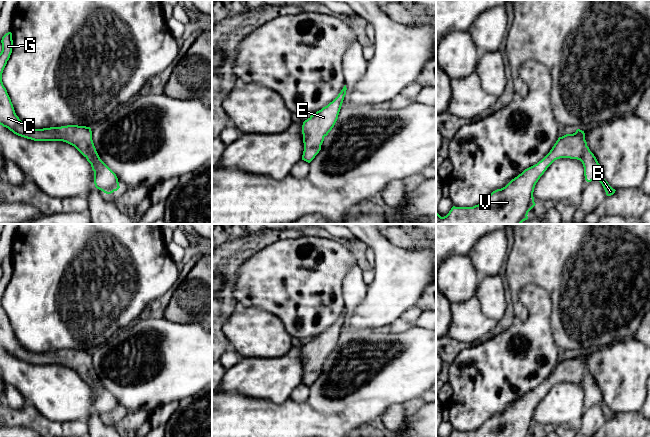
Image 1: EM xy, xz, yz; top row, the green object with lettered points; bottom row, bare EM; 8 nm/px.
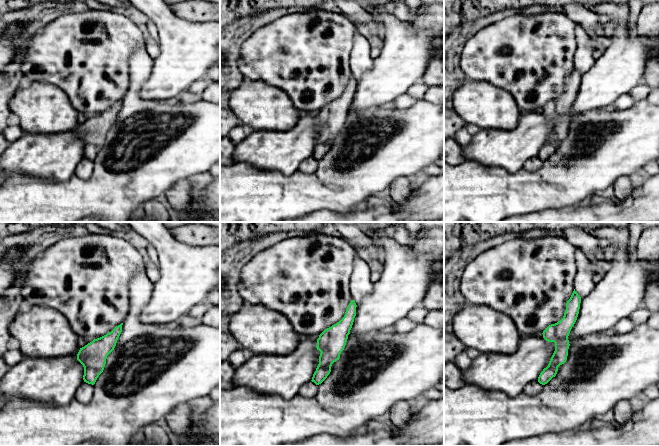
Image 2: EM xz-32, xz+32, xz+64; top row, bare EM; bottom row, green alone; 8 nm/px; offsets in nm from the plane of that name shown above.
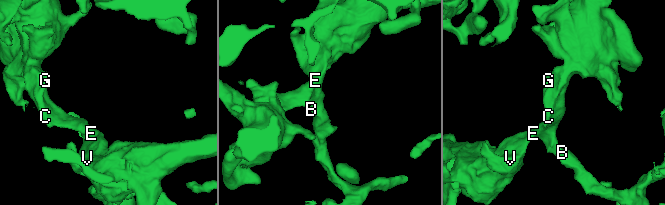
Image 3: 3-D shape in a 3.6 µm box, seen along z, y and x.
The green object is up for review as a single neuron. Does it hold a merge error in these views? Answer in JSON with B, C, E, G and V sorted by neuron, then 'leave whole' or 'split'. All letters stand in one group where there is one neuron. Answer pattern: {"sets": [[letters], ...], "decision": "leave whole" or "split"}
{"sets": [["B", "C", "E", "G", "V"]], "decision": "leave whole"}

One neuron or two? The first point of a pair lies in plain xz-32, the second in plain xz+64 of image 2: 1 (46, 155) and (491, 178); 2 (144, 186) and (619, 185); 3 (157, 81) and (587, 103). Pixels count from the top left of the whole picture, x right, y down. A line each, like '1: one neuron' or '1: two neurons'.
1: two neurons
2: two neurons
3: one neuron

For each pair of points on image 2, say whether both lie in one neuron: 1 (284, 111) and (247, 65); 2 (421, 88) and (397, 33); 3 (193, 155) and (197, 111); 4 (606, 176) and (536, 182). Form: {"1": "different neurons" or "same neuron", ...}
{"1": "different neurons", "2": "different neurons", "3": "same neuron", "4": "same neuron"}

